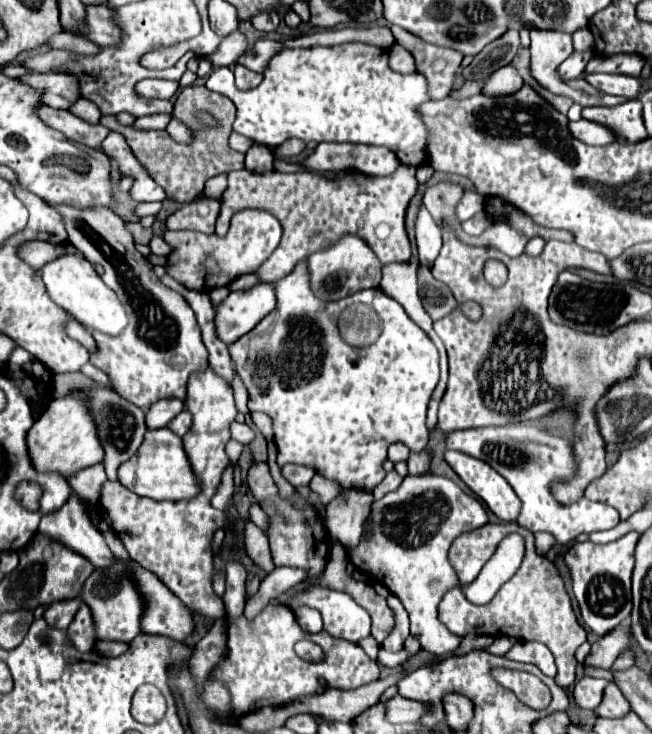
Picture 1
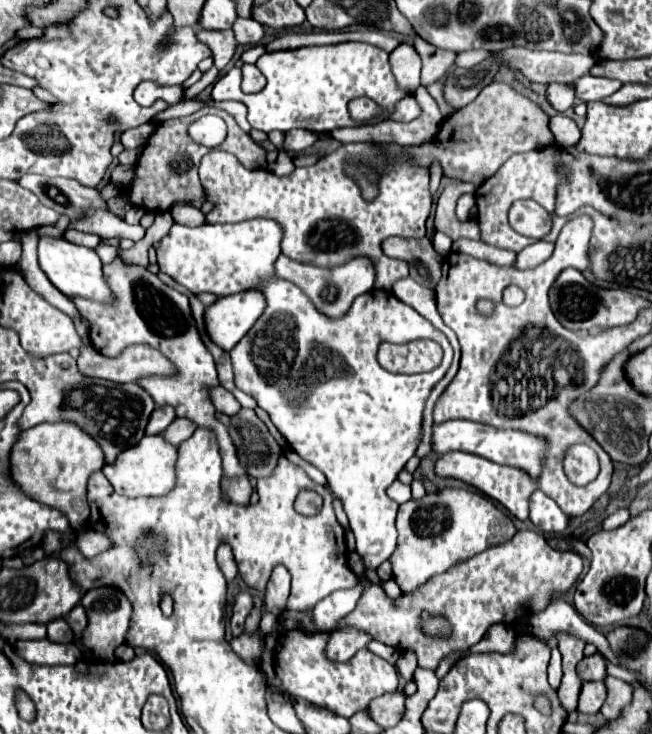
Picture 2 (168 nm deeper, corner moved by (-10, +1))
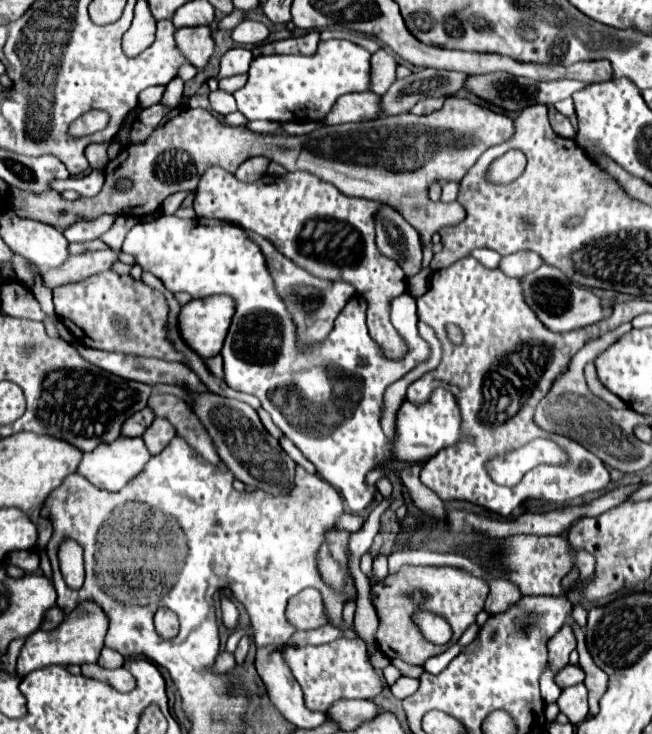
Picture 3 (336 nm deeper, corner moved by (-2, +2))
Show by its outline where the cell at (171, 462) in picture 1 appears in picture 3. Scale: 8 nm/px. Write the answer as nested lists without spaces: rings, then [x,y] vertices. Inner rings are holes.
[[[118,437],[112,443],[100,443],[94,451],[84,453],[76,473],[86,477],[88,481],[92,481],[92,485],[96,485],[98,489],[120,491],[130,479],[136,477],[136,473],[140,473],[140,469],[146,465],[148,459],[150,459],[150,453],[148,453],[144,441],[130,439],[130,437]]]

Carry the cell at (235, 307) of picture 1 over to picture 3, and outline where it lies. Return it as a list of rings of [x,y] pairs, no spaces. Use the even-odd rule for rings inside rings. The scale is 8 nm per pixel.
[[[228,295],[192,299],[180,309],[178,329],[184,343],[202,359],[208,359],[220,353],[232,315],[234,301]]]

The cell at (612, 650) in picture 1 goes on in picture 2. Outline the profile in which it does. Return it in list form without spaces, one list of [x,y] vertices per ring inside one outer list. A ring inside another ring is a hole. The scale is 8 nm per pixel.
[[[600,652],[582,658],[578,662],[578,676],[582,680],[604,680],[606,678],[606,658]]]

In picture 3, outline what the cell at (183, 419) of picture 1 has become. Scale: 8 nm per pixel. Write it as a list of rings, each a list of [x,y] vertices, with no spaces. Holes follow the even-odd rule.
[[[154,419],[154,423],[142,435],[152,455],[158,455],[170,443],[172,437],[176,437],[176,429],[166,419]]]

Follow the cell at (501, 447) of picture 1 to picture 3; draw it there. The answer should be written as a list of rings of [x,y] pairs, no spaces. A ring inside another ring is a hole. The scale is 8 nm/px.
[[[434,389],[430,399],[424,403],[410,403],[408,399],[400,405],[396,417],[396,439],[392,441],[392,451],[396,457],[392,461],[416,463],[424,457],[436,455],[440,449],[454,445],[460,439],[460,411],[456,399],[446,389]]]

